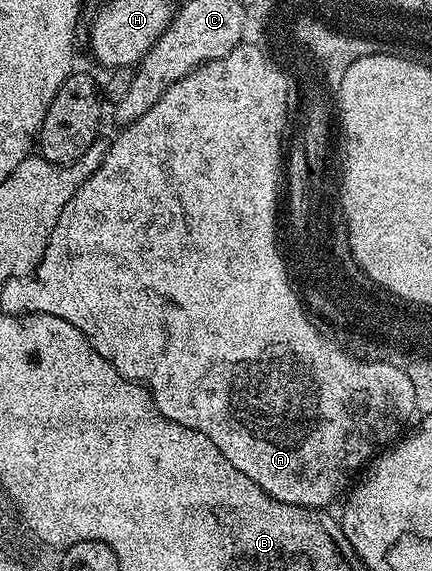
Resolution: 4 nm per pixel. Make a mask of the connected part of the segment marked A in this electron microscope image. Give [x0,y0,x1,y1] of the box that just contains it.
[37,46,414,509]

